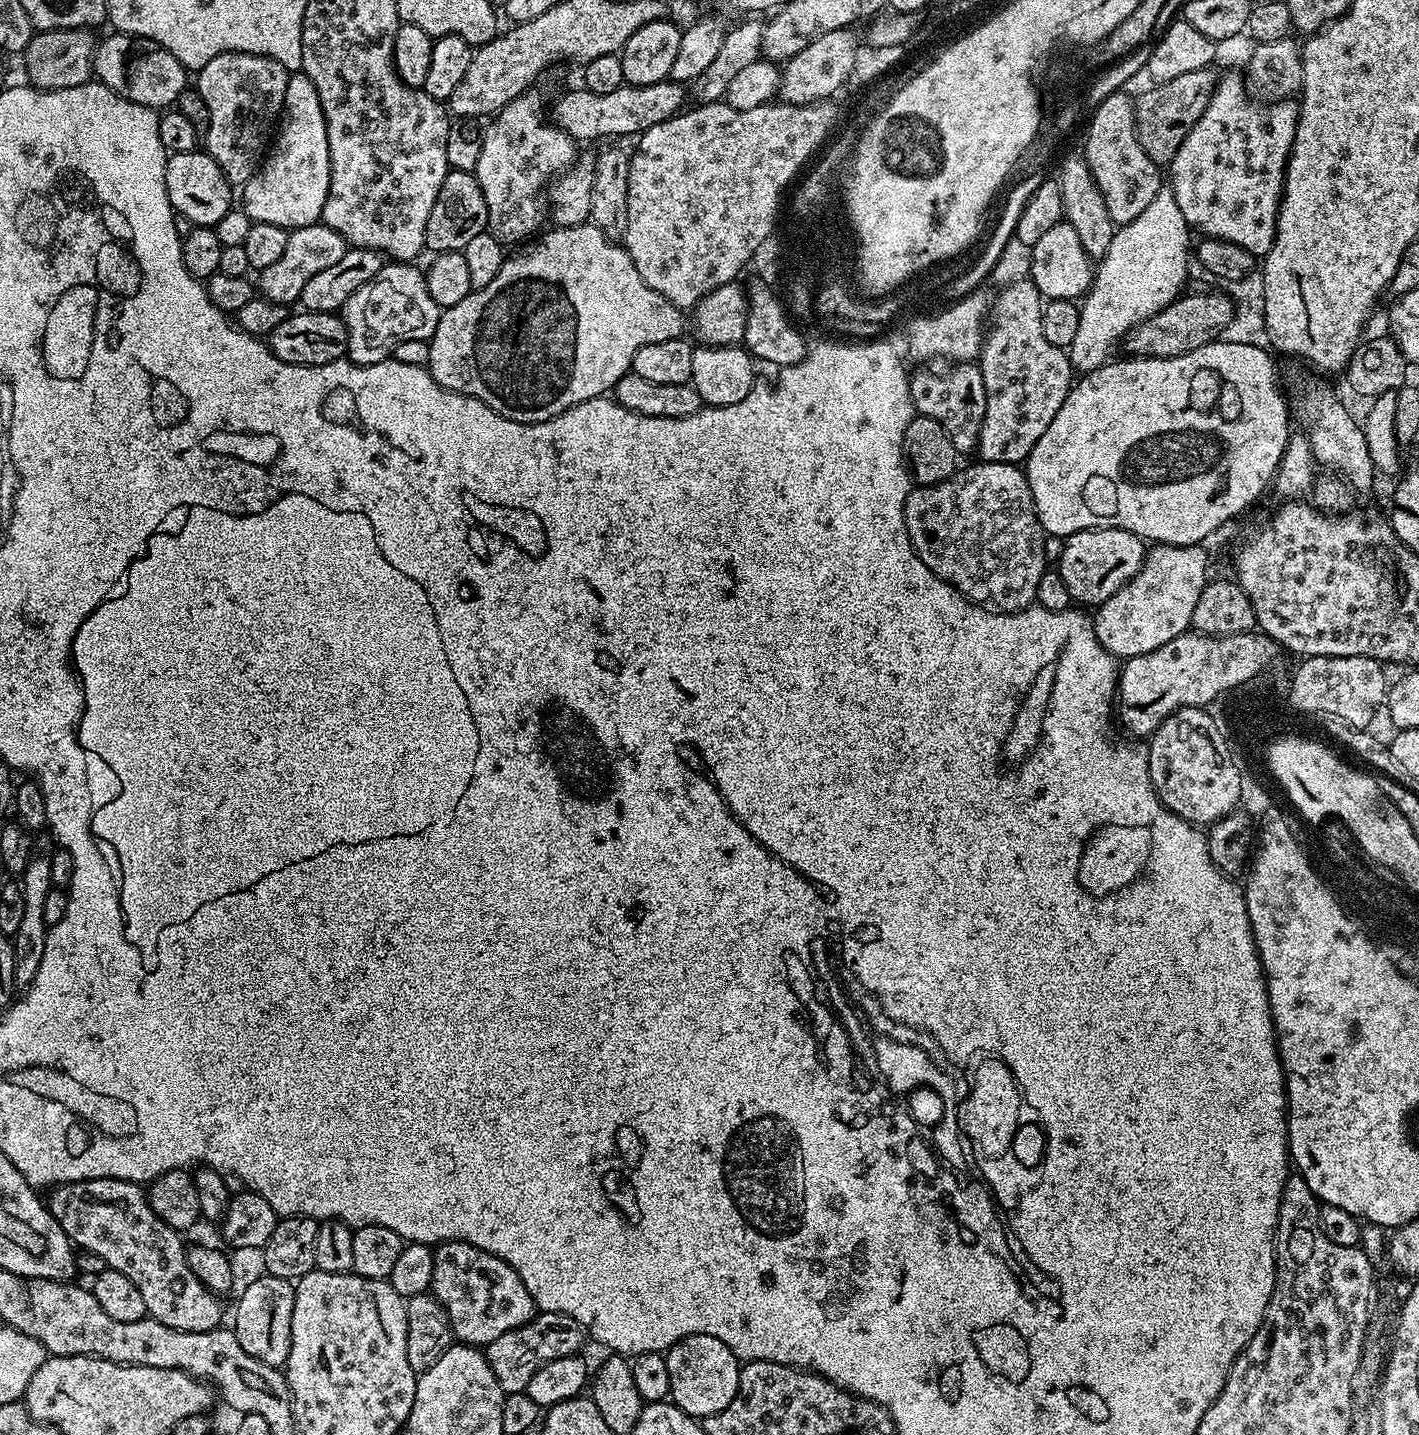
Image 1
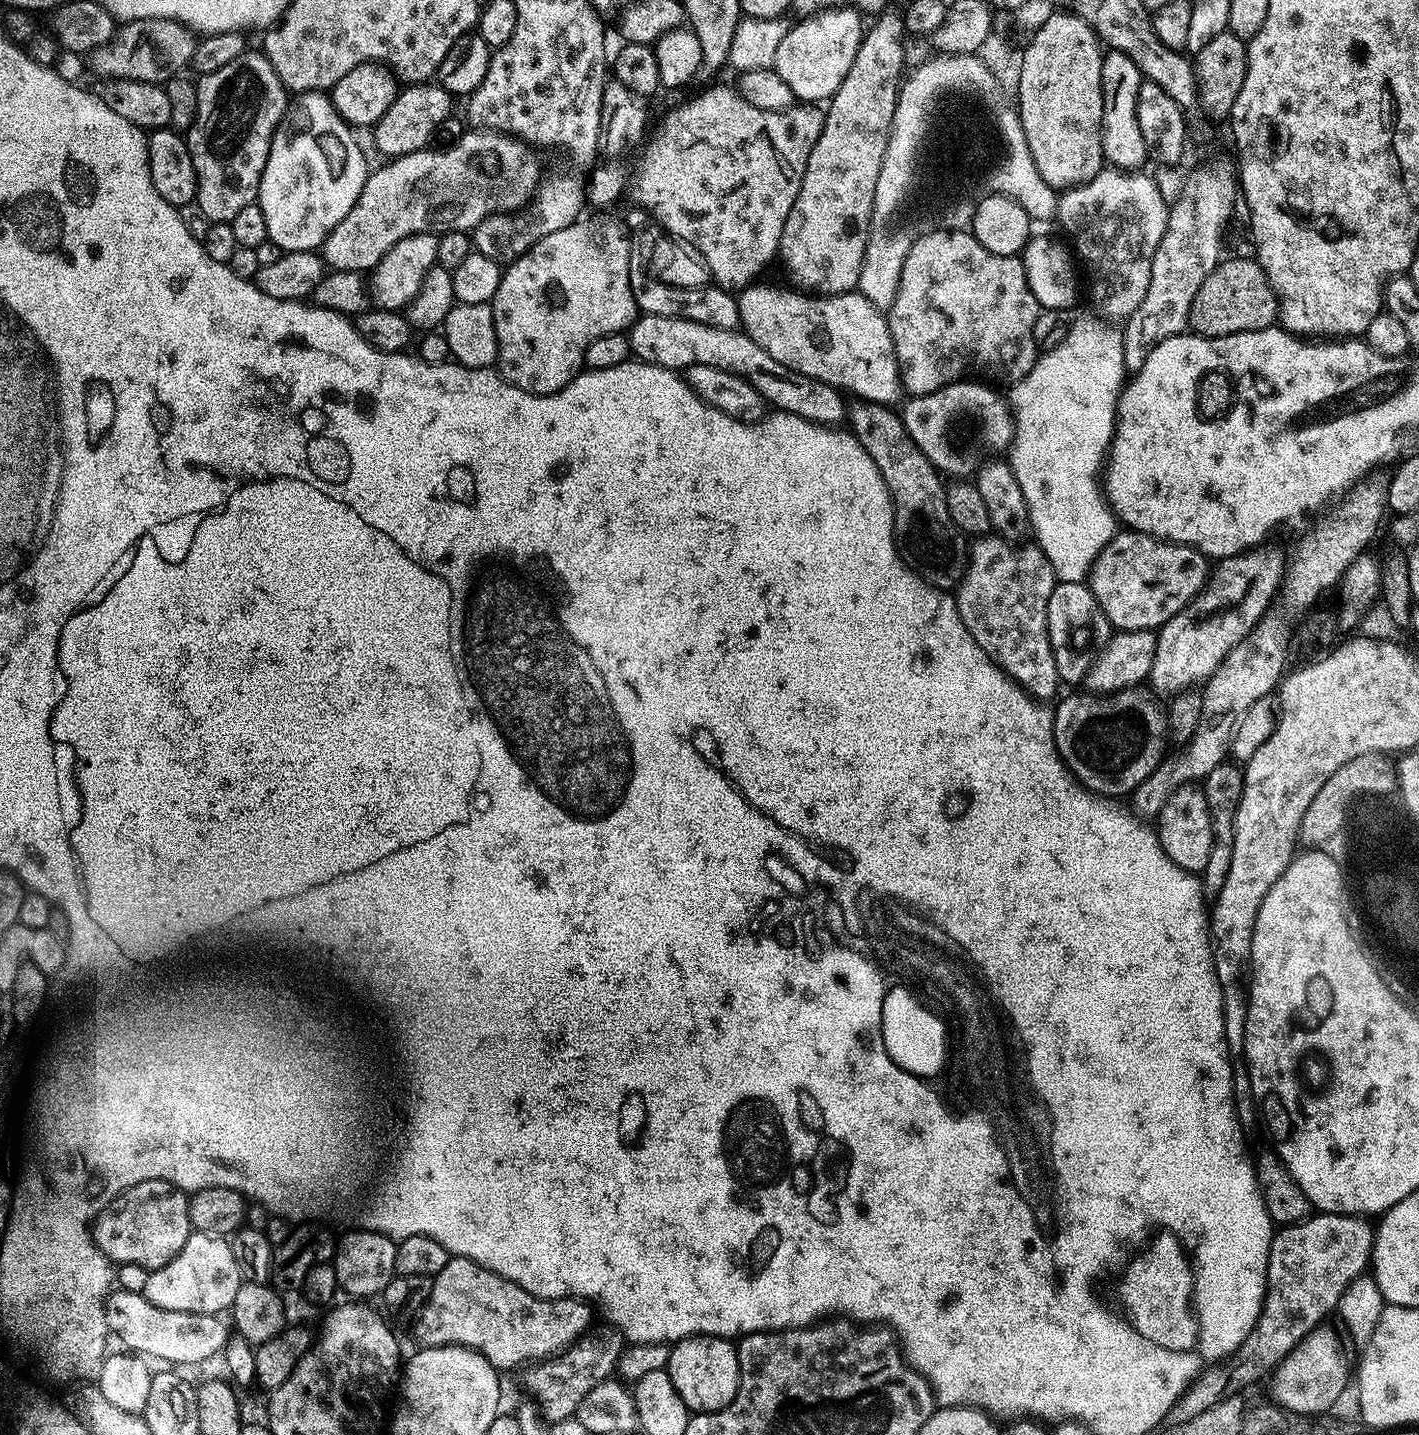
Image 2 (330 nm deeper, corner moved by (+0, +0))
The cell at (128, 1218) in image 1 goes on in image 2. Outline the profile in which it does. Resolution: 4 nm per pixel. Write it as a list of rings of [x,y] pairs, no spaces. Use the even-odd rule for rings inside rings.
[[[147,1180],[115,1196],[90,1224],[93,1243],[113,1265],[133,1264],[143,1270],[166,1266],[186,1246],[194,1229],[188,1213],[189,1193],[165,1180]]]

